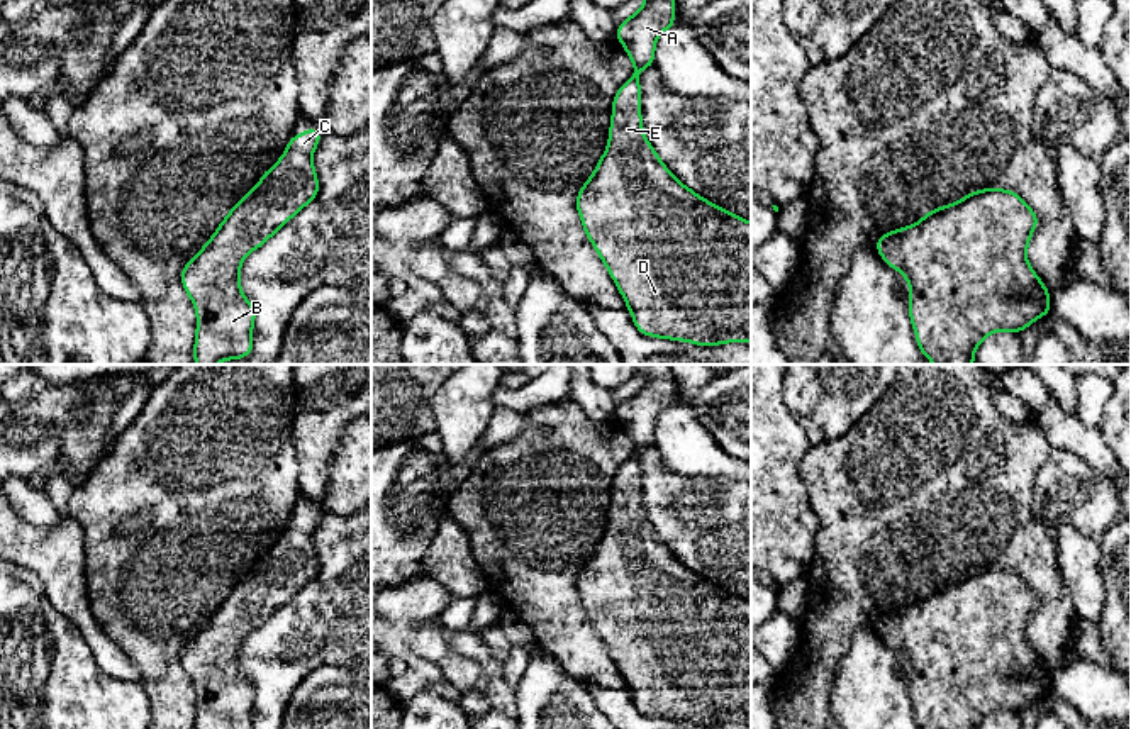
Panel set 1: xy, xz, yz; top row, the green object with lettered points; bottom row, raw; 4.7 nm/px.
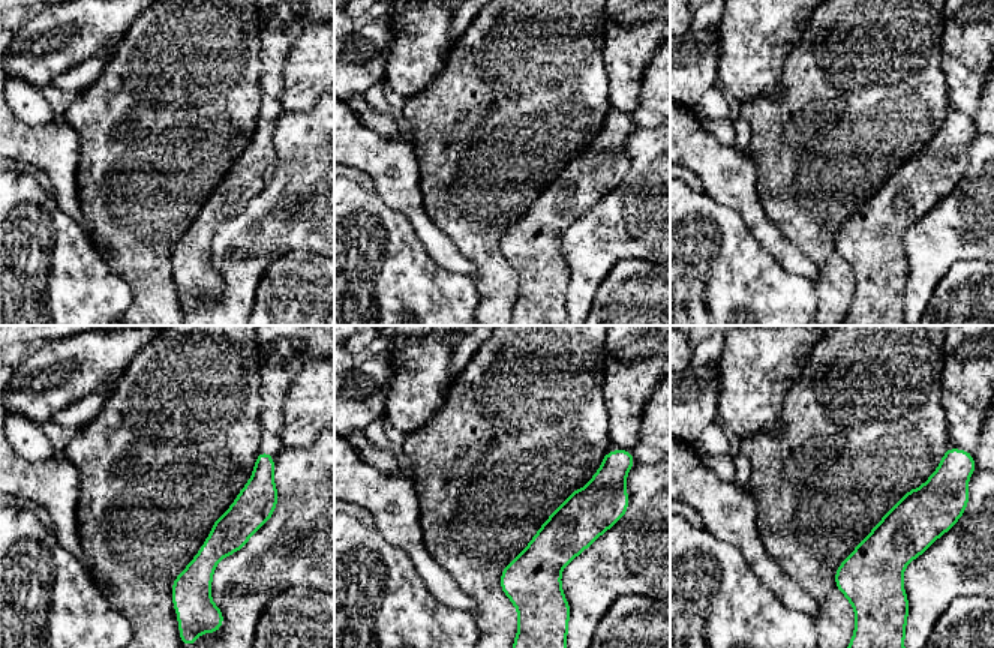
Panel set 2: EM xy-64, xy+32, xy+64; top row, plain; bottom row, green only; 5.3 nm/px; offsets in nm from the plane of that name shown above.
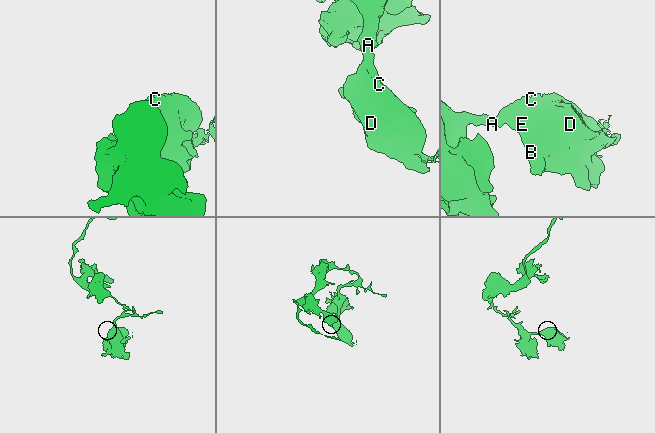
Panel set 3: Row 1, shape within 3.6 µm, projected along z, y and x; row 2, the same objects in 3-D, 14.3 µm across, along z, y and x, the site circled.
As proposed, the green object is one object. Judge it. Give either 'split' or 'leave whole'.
leave whole

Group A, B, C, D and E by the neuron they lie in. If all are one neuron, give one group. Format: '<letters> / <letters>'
A B C D E

